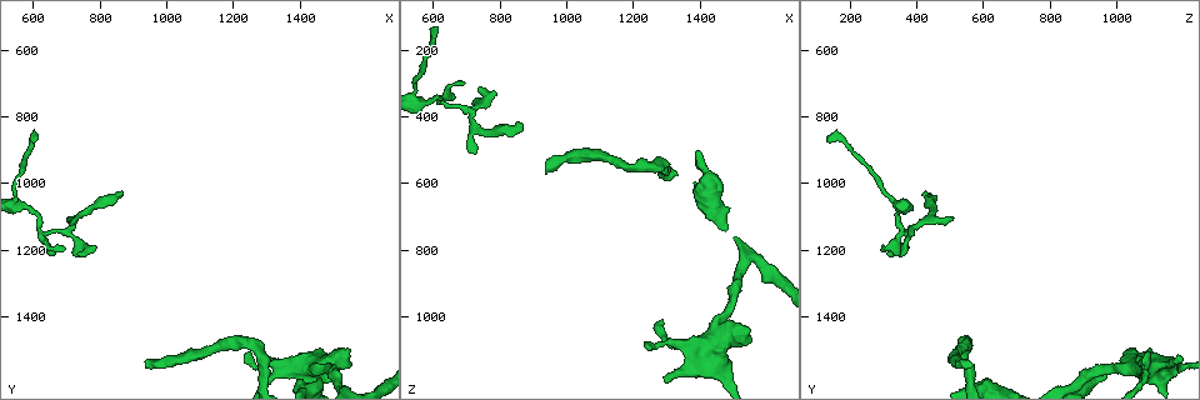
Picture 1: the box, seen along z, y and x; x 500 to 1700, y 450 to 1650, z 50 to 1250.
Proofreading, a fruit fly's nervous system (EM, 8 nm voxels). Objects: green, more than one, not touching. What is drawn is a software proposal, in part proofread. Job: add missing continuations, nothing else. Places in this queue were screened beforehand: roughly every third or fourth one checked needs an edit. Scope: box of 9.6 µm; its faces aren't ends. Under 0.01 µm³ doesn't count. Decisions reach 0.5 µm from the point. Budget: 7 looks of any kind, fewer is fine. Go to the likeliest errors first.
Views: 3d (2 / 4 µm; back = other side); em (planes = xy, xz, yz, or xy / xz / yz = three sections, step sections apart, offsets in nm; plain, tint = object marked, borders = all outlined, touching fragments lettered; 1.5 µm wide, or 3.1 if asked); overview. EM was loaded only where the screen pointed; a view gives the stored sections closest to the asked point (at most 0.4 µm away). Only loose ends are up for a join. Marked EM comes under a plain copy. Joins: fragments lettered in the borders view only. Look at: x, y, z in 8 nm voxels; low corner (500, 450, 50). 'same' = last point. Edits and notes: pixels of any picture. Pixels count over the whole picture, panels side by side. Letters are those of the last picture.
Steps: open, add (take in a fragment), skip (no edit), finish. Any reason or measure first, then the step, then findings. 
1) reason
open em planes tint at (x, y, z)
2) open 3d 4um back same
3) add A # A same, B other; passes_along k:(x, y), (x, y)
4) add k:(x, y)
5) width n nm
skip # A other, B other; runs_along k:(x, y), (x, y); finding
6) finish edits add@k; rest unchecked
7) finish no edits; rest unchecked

thin end
open 3d 4um back at (860, 1030, 420)

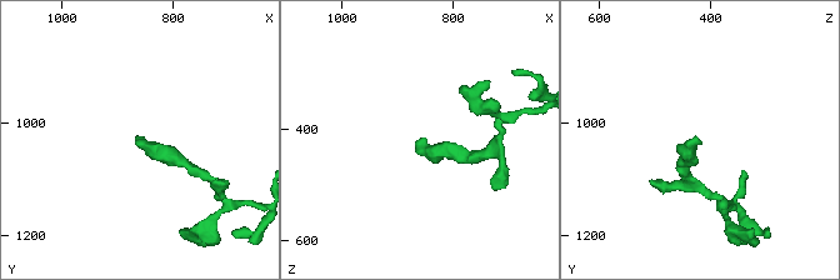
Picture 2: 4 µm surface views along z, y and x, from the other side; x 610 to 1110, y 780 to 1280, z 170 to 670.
open em yz step 8 borders at (865, 1030, 425)

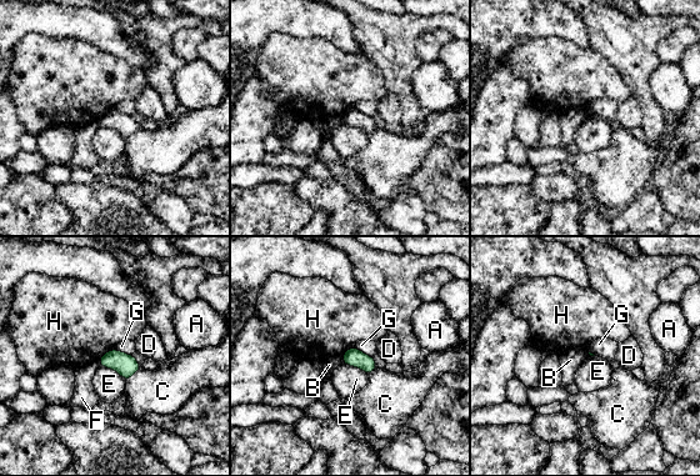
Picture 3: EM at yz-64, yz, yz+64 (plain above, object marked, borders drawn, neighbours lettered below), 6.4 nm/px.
longest_contact E 200 nm
skip # A other, B other, C other, D other, E other, F other, G other, H other; no lettered fragment goes on from it

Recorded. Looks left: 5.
branch stops here
open 3d 4um back at (1240, 1510, 1090)

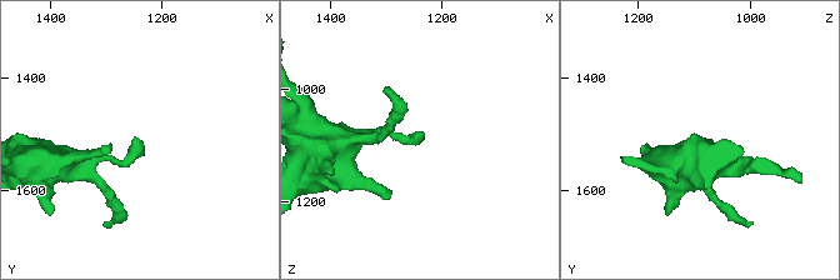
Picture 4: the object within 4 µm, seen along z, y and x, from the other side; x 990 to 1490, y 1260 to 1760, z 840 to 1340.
open em xz step 4 borders at (1245, 1505, 1100)

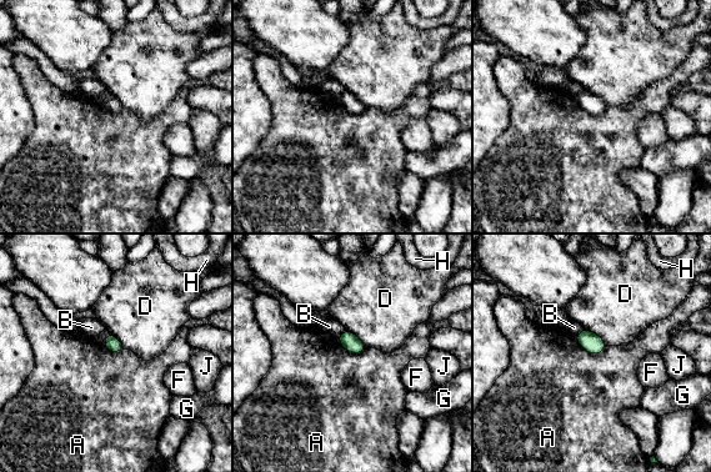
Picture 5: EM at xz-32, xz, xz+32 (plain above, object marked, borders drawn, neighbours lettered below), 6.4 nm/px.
cut it another way
open em yz step 8 borders same

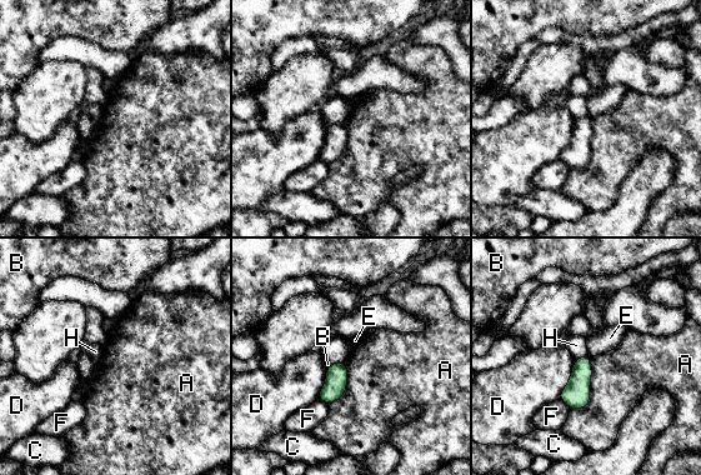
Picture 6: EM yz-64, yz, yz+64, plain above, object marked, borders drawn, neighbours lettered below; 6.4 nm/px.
skip # A other, B other, C other, D other, E other, F other, H other; border 6:(590, 358), (590, 400), (570, 409); none of them fits

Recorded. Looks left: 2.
finish no edits; rest unchecked

